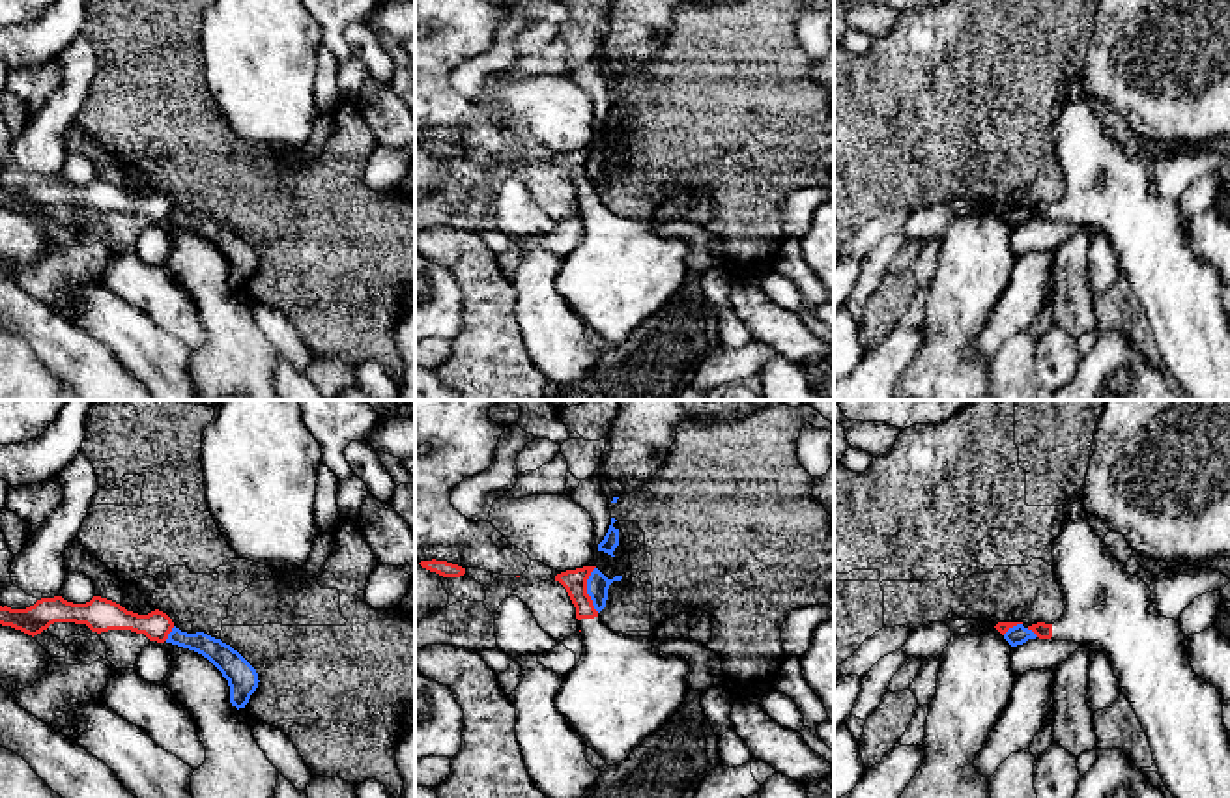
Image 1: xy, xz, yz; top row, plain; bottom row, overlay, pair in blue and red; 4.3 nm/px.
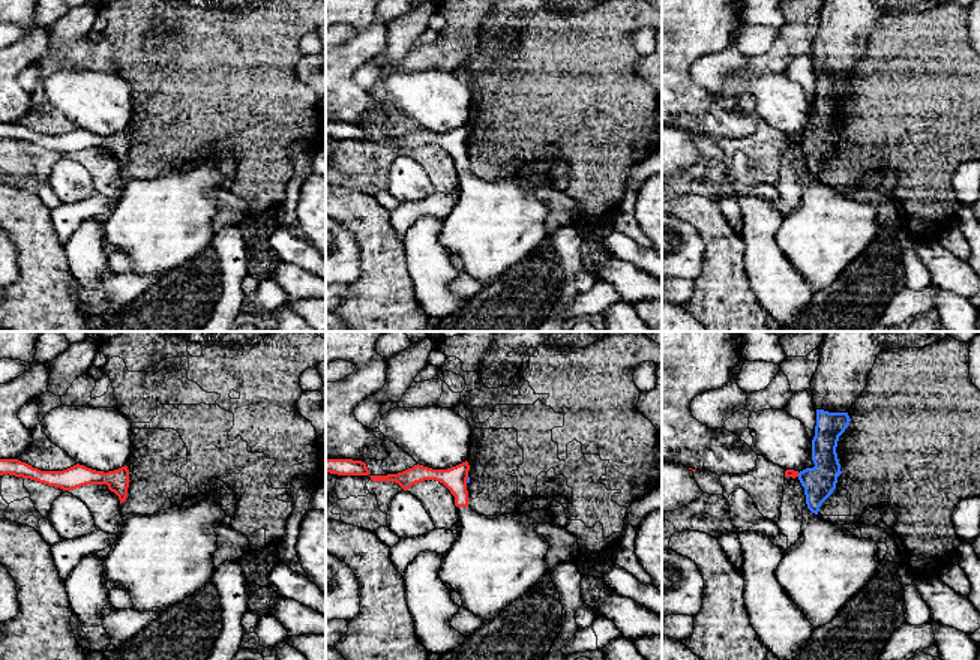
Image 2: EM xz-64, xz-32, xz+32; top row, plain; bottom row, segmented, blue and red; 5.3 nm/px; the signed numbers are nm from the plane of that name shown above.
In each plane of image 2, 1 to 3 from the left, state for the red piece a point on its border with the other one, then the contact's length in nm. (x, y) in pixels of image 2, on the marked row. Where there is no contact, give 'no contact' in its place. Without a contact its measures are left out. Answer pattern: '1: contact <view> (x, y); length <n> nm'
1: no contact
2: contact xz-32 (467, 480); length 40 nm
3: contact xz+32 (799, 474); length 30 nm

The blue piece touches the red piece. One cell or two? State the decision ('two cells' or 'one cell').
two cells

